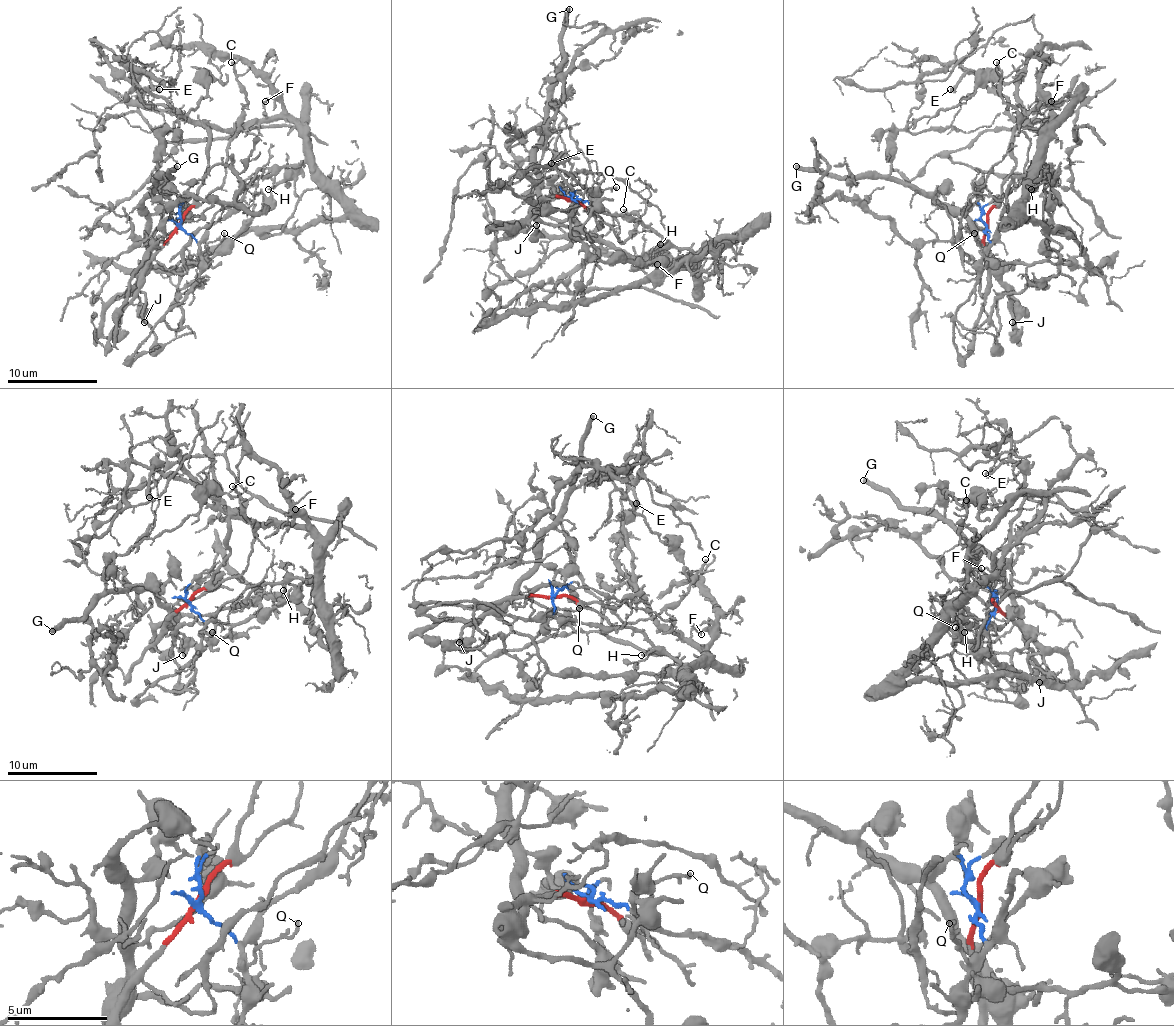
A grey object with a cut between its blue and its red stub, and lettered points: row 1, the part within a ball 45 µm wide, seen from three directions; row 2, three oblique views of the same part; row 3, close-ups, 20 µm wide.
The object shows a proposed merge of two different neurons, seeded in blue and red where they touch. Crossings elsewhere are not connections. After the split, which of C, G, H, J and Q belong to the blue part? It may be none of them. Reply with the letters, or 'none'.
H, Q

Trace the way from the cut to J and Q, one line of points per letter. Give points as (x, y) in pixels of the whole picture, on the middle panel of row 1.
J: (570, 200), (547, 197), (529, 215), (532, 231), (536, 224)
Q: (572, 200), (590, 202), (594, 195), (617, 186)

